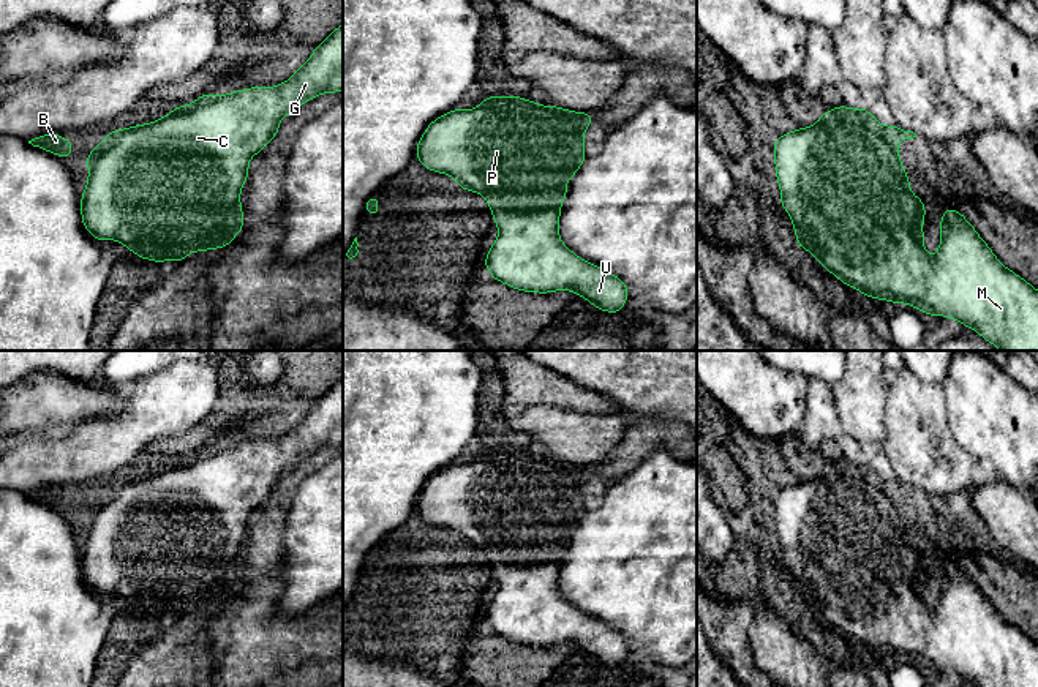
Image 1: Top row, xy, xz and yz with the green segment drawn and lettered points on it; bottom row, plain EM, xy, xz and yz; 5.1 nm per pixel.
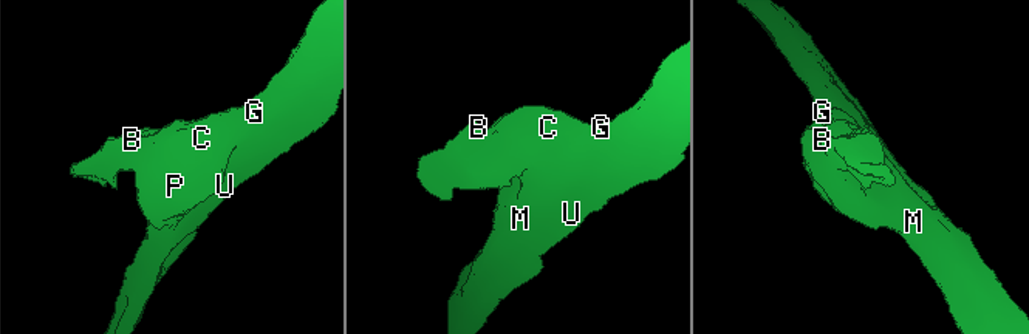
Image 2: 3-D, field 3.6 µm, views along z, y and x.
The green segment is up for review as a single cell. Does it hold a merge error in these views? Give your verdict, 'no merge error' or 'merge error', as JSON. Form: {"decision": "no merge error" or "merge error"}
{"decision": "no merge error"}

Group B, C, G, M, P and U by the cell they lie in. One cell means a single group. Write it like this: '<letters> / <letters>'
B C G M P U

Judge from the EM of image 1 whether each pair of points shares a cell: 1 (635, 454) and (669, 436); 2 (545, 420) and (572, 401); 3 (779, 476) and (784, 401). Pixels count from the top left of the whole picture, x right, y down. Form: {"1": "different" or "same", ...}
{"1": "same", "2": "different", "3": "different"}

